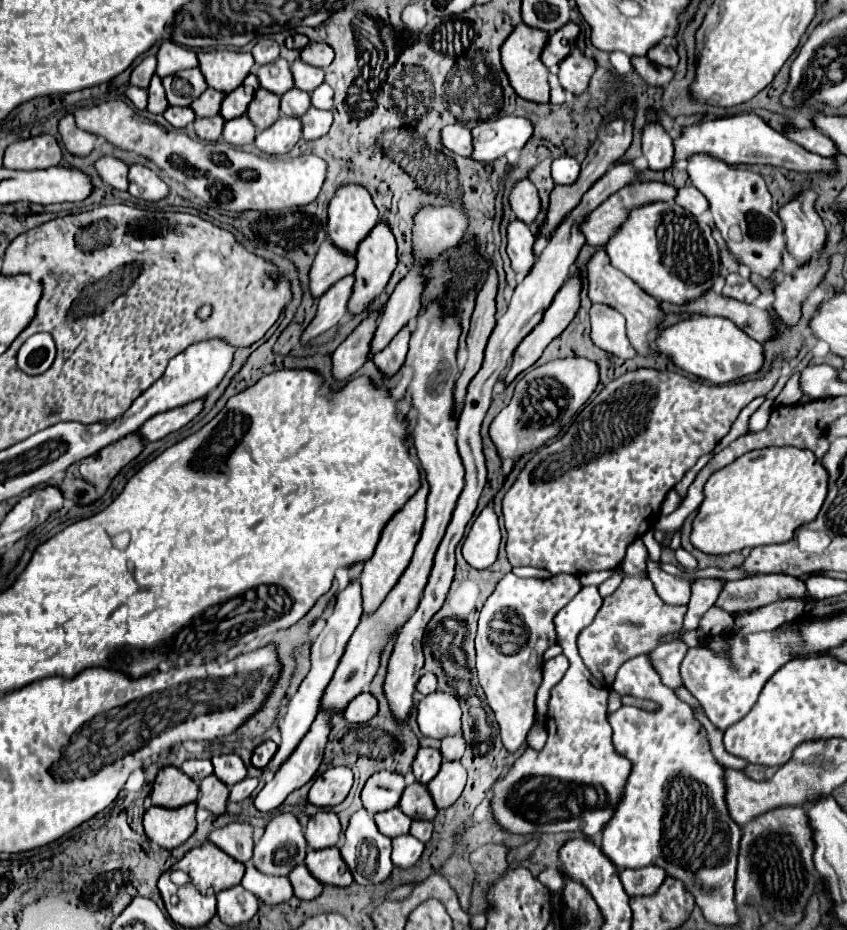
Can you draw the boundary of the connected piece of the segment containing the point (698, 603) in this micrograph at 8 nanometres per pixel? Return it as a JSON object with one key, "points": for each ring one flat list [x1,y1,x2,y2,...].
{"points":[[700,578,692,582,692,596,688,602,688,614,684,618,684,630,692,630,698,626,704,612,714,606,724,584,726,580,722,578]]}

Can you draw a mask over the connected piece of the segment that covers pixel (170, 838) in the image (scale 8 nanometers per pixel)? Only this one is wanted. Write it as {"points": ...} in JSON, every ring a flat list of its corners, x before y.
{"points":[[186,804,180,808,160,808,150,806,144,812,144,832,158,846,172,850,186,842,196,830,196,804]]}

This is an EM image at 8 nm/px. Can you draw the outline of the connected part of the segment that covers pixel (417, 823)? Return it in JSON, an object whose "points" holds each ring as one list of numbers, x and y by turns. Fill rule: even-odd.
{"points":[[414,820,412,828,410,828,410,834,426,844,432,836,432,822,430,820]]}

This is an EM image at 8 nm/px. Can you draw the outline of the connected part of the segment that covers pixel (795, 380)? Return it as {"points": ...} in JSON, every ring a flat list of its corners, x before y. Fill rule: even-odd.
{"points":[[794,372,790,376,790,380,786,382,786,386,782,388,782,392,776,398,776,404,796,404,800,398,804,398,806,394,800,388,800,372]]}

